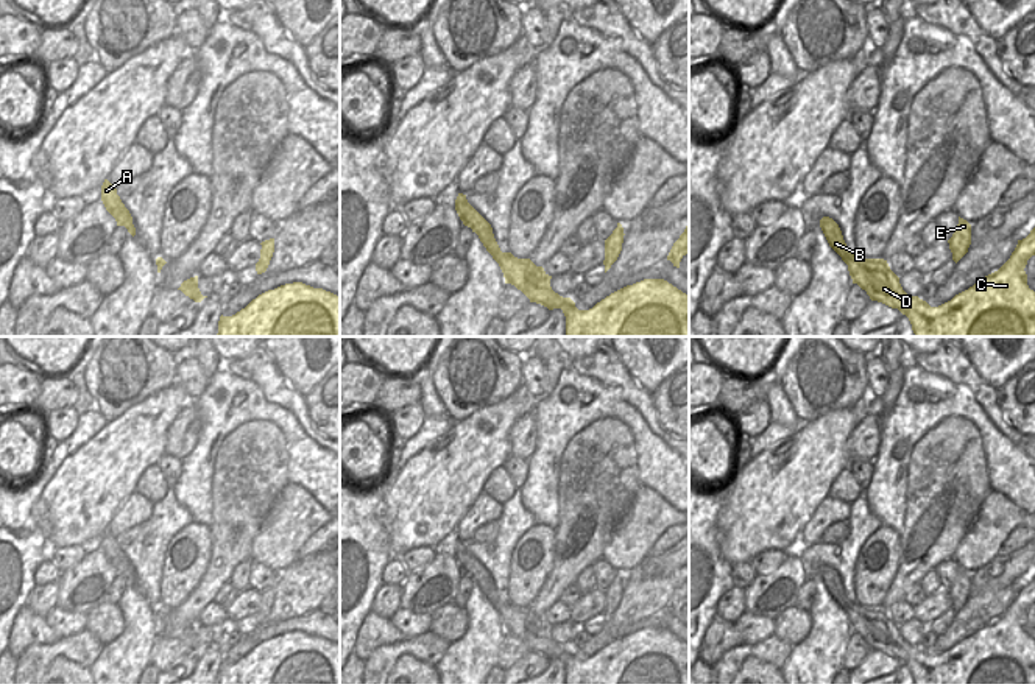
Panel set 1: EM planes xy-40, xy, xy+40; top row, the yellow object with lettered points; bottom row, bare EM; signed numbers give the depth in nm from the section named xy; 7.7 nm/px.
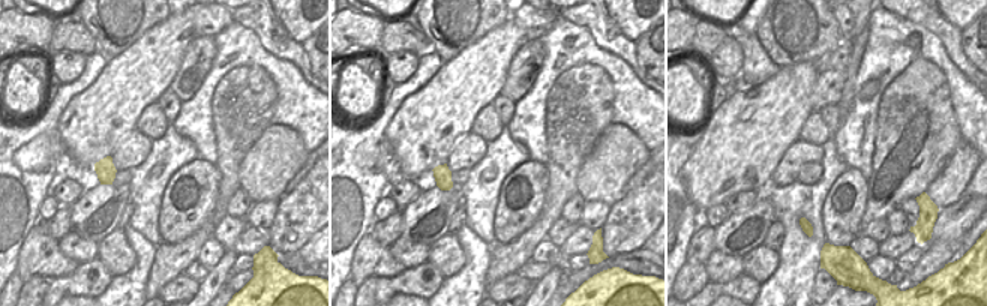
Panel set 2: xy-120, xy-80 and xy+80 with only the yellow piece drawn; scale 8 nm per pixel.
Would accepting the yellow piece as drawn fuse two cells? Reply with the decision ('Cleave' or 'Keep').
Keep

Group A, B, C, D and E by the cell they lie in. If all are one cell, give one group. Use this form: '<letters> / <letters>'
A B C D E

